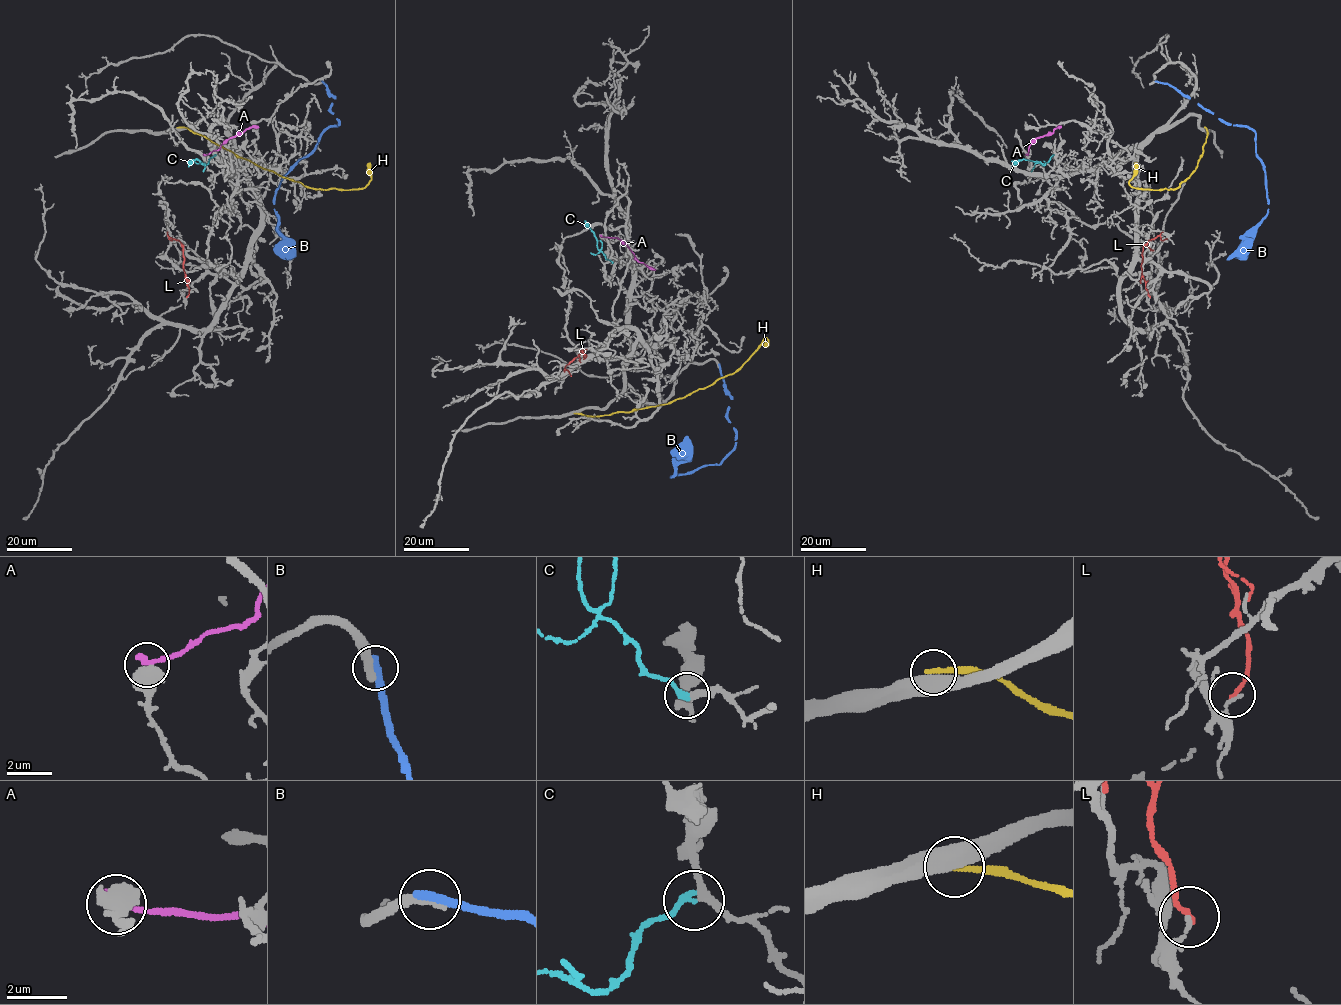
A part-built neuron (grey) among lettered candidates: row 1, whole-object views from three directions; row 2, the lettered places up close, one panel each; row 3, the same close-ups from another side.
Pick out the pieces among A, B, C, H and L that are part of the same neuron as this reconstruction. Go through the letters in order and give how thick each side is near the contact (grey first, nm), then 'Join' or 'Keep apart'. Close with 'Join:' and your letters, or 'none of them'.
A: Thickness 700 nm (grey) against 280 nm. Keep apart
B: Thickness 440 nm (grey) against 380 nm. Keep apart
C: Thickness 180 nm (grey) against 200 nm. Keep apart
H: Thickness 550 nm (grey) against 240 nm. Keep apart
L: Thickness 160 nm (grey) against 170 nm. Keep apart
Join: none of them

